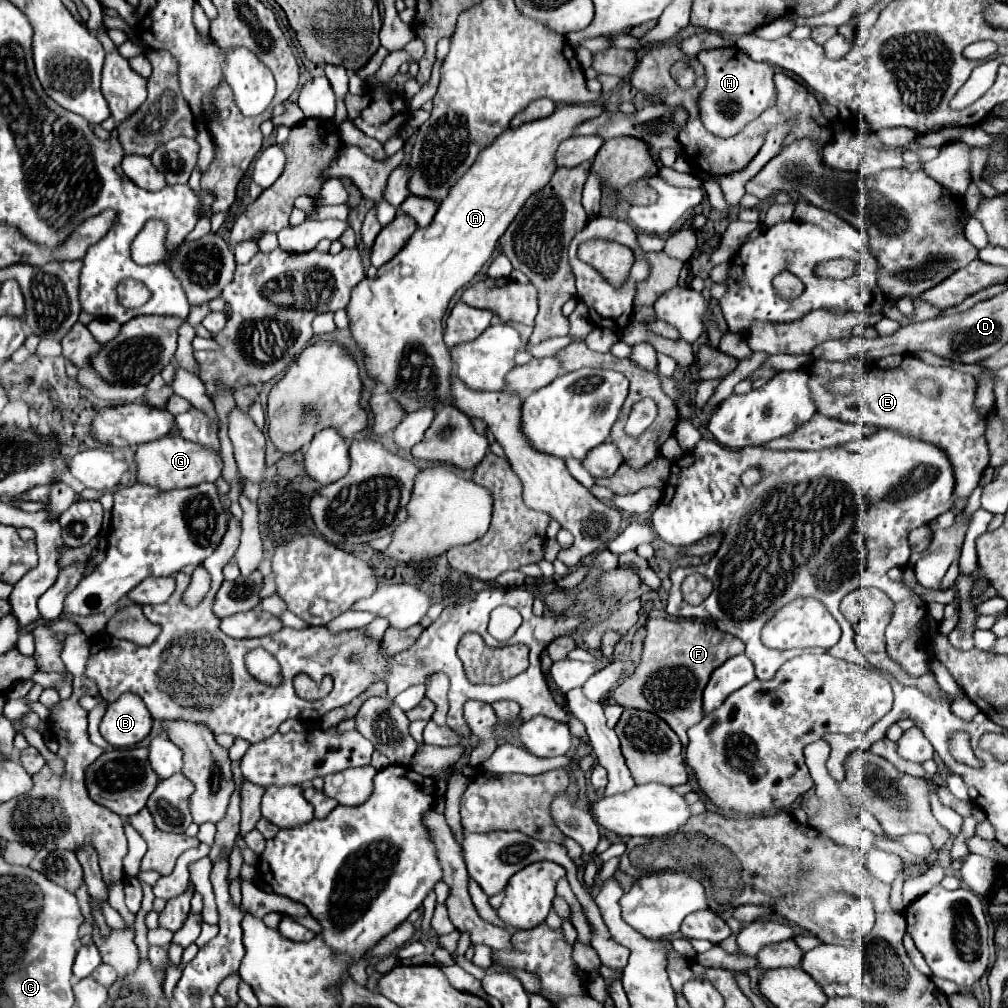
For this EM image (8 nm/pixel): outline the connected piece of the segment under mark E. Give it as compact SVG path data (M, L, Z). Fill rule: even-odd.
M893 354L881 360L847 360L847 362L813 362L809 366L813 378L811 378L811 392L813 392L813 400L815 406L819 408L819 414L823 416L831 416L843 422L853 422L853 424L863 424L863 426L877 426L877 428L891 428L891 430L899 430L905 436L913 436L925 442L931 442L939 448L943 448L953 464L953 472L955 472L955 496L957 498L967 498L971 496L973 488L979 484L985 468L989 466L989 448L987 448L987 440L985 440L985 430L987 430L987 416L979 414L979 410L975 408L975 380L969 374L961 374L955 372L947 366L927 366L923 364L919 358L915 358L913 354ZM835 372L843 374L843 372L853 372L859 380L859 388L855 392L855 396L835 396L829 390L829 384L835 380ZM923 378L933 380L935 384L939 384L941 392L937 396L923 396L915 384Z

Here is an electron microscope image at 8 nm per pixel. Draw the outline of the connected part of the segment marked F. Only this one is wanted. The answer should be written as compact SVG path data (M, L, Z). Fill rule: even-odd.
M657 618L647 622L643 660L631 678L625 678L613 692L623 708L647 710L663 718L687 746L687 728L703 718L703 690L709 676L735 654L743 654L745 644L715 626L697 620Z

